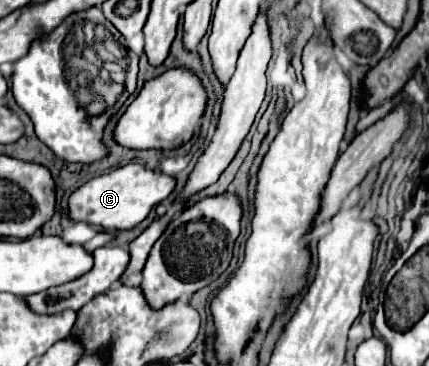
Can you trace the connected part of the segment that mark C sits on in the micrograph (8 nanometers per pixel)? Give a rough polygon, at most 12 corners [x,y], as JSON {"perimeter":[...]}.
{"perimeter":[[126,164],[74,190],[68,218],[132,230],[176,180]]}

